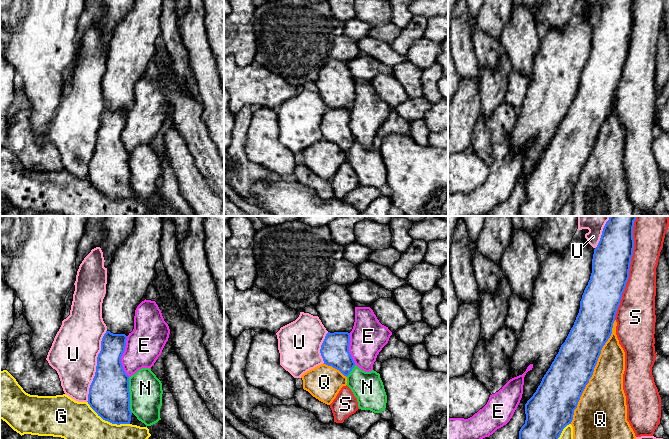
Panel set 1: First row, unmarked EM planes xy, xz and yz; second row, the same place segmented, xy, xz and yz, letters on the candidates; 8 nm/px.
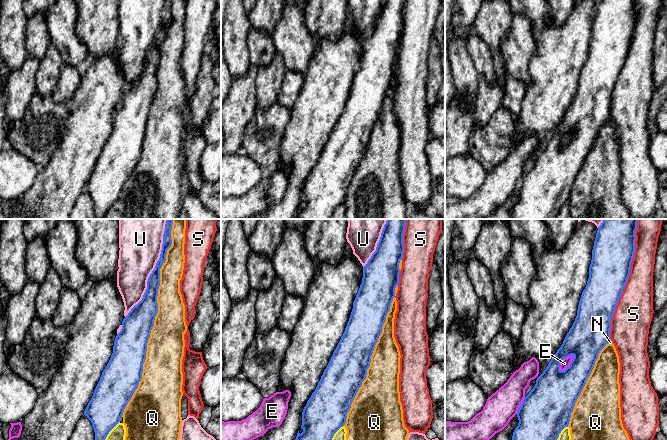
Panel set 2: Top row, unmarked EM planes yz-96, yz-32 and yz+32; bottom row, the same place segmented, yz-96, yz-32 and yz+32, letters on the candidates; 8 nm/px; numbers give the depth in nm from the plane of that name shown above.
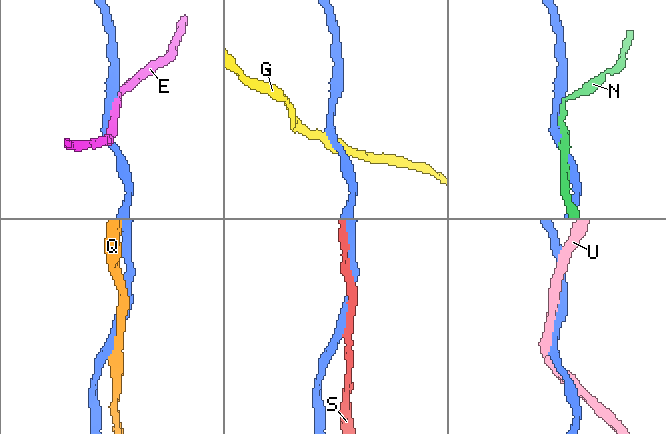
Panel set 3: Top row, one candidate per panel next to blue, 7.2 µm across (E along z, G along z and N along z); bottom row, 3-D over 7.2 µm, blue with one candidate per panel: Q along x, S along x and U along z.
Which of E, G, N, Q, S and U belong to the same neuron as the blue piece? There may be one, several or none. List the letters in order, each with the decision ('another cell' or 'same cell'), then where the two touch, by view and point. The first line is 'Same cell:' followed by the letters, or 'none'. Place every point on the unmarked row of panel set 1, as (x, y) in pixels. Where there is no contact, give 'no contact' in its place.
Same cell: none
E: another cell; meets blue in xy at (121, 132)
G: another cell; meets blue in xy at (107, 196)
N: another cell; meets blue in xy at (129, 171)
Q: another cell; meets blue in yz at (593, 147)
S: another cell; meets blue in yz at (628, 48)
U: another cell; meets blue in xy at (96, 142)

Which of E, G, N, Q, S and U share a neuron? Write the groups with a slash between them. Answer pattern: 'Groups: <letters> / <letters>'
Groups: E N / G / Q S / U

